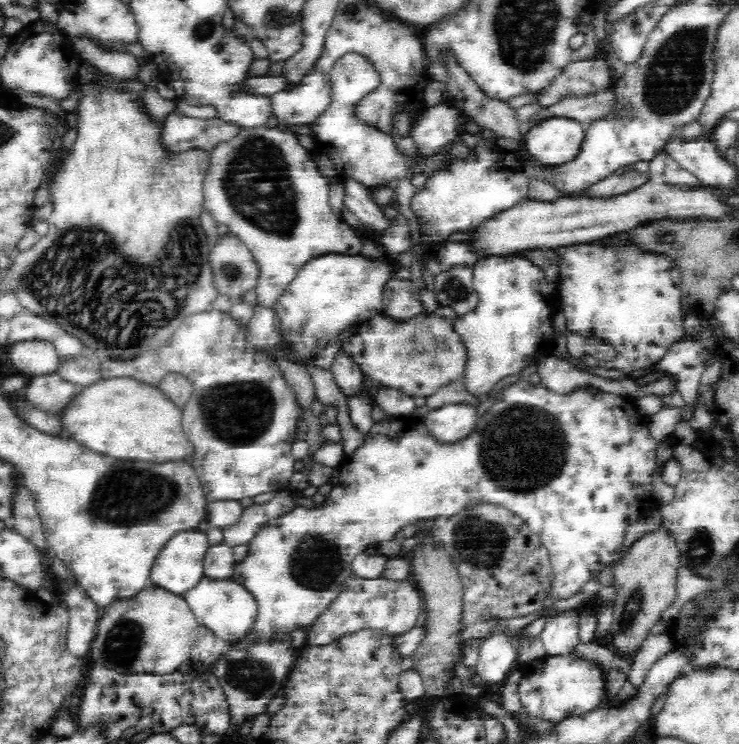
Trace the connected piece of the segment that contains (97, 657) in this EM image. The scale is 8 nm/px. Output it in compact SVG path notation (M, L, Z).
M149 585L134 598L111 603L99 617L97 632L90 655L95 663L106 665L118 672L146 671L168 674L191 659L191 650L197 637L199 622L183 595Z

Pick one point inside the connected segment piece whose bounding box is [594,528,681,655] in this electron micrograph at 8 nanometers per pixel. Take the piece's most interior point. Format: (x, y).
(645, 577)

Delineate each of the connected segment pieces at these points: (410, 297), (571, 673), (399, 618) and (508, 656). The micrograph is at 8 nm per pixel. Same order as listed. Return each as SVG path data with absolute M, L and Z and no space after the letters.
M391 279L383 288L382 313L406 320L422 308L420 294L408 280Z
M576 654L534 659L521 666L520 671L522 676L517 691L522 705L530 715L542 718L546 722L559 721L570 715L585 713L606 702L604 673L601 668L598 664Z
M352 576L342 584L338 598L328 610L317 616L306 631L306 644L322 646L334 644L340 638L352 636L358 631L381 632L398 636L414 627L420 616L420 596L412 583L386 580L385 578L364 579Z
M504 634L490 636L479 647L478 661L472 672L479 682L500 686L517 668L517 659L518 653L509 637Z

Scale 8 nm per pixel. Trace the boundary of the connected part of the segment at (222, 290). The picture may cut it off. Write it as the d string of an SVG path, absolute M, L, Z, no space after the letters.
M223 231L223 236L210 252L212 287L216 295L231 302L246 302L246 296L255 291L262 270L250 249L236 236Z

